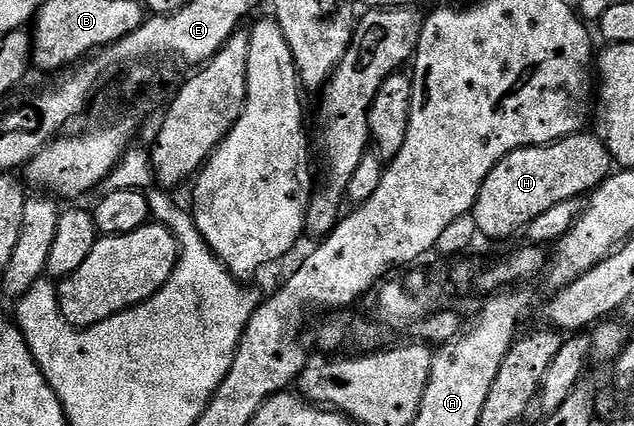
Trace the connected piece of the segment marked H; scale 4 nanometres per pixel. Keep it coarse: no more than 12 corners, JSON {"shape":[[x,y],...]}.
{"shape":[[595,133],[510,152],[471,208],[506,238],[601,186],[612,154]]}

